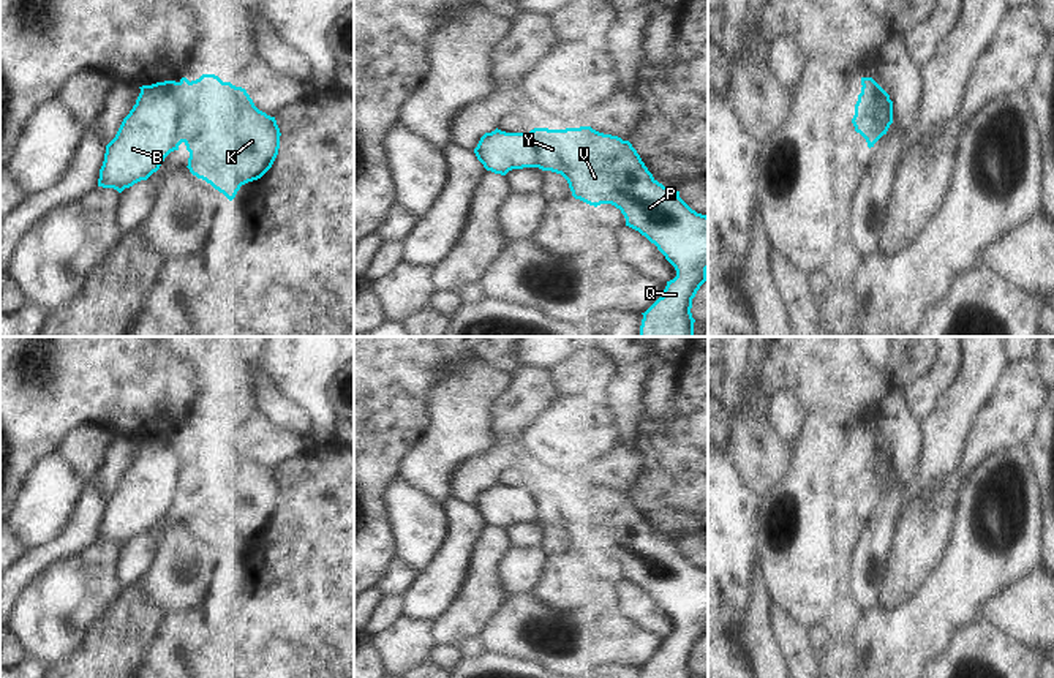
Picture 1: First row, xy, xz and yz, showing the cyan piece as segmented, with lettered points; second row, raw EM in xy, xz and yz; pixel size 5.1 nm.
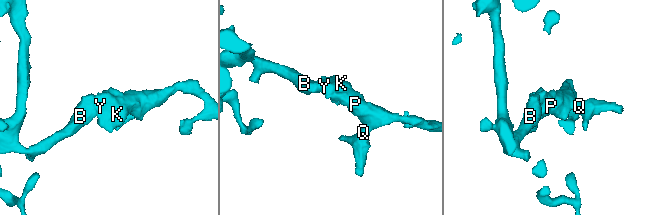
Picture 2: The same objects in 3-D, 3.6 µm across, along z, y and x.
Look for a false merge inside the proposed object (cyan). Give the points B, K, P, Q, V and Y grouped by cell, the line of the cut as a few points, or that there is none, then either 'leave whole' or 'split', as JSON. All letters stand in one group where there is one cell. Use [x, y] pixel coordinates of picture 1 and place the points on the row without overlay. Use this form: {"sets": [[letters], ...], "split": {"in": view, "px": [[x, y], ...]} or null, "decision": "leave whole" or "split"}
{"sets": [["B"], ["K", "P", "Q", "V", "Y"]], "split": {"in": "xy", "px": [[177, 436], [177, 441], [185, 449], [184, 495]]}, "decision": "split"}

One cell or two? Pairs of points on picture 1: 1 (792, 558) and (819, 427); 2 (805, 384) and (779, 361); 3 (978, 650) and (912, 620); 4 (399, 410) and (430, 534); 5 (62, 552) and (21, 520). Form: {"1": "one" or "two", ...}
{"1": "one", "2": "one", "3": "two", "4": "two", "5": "two"}

